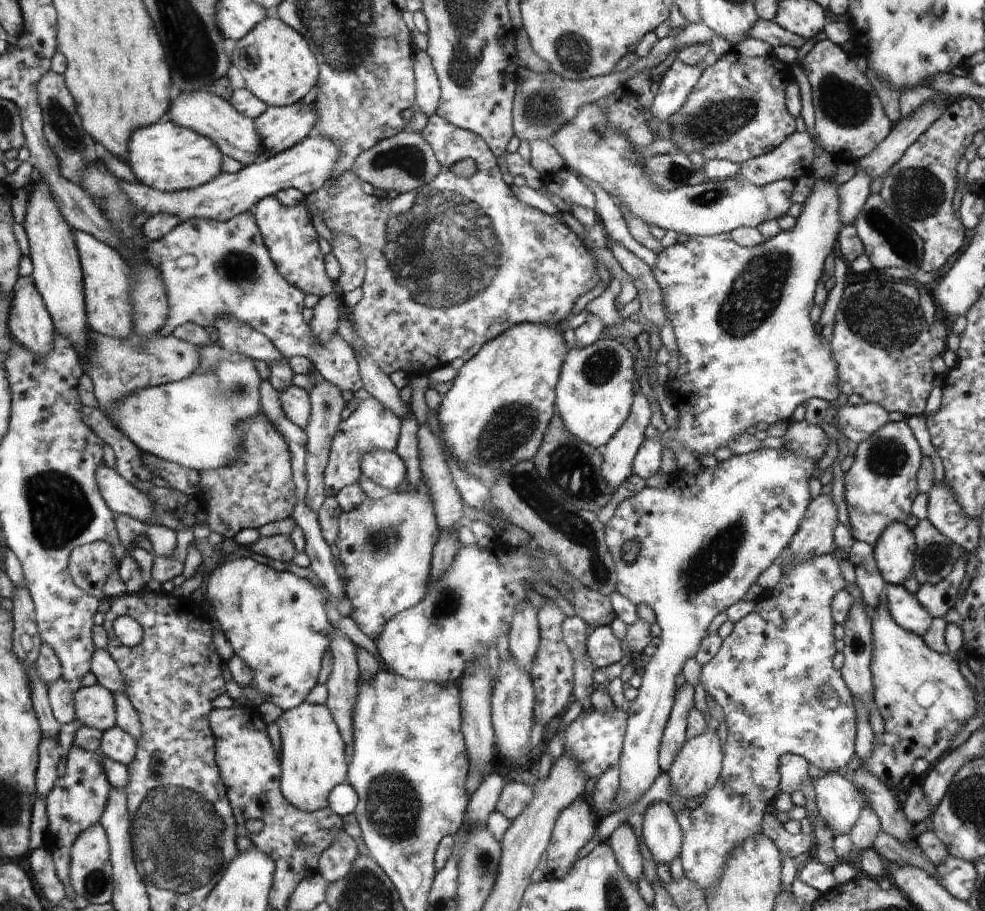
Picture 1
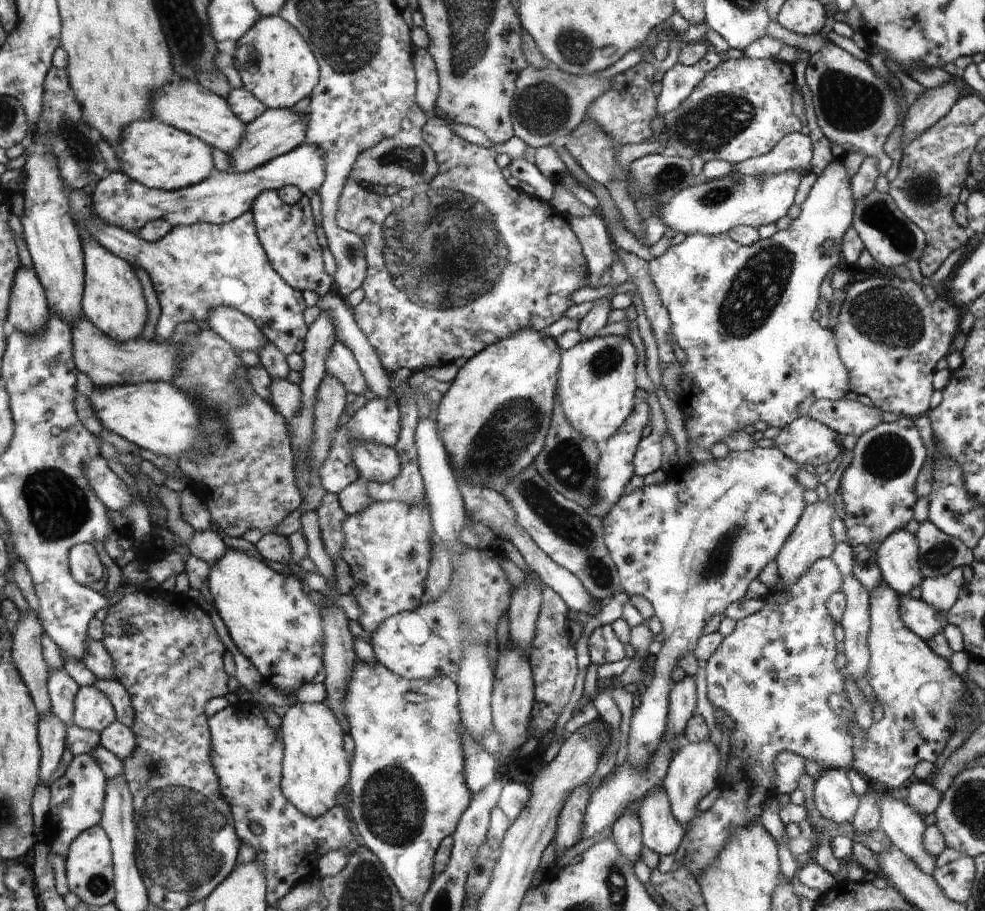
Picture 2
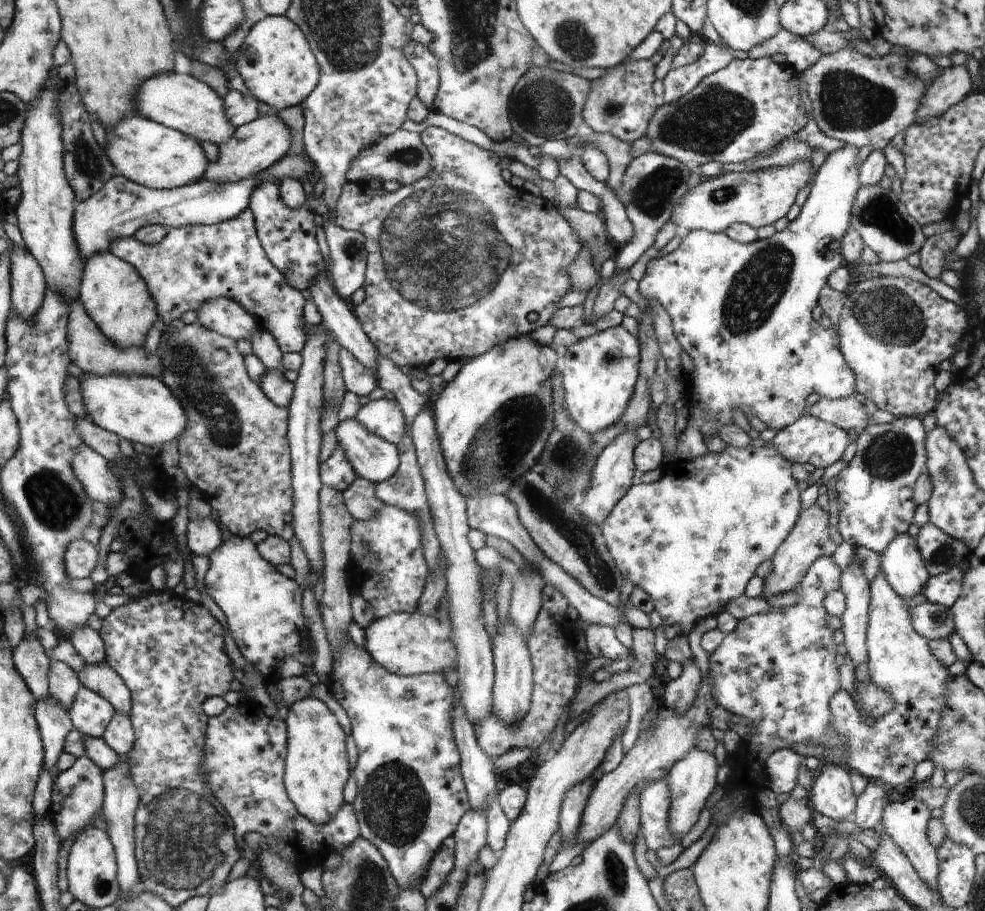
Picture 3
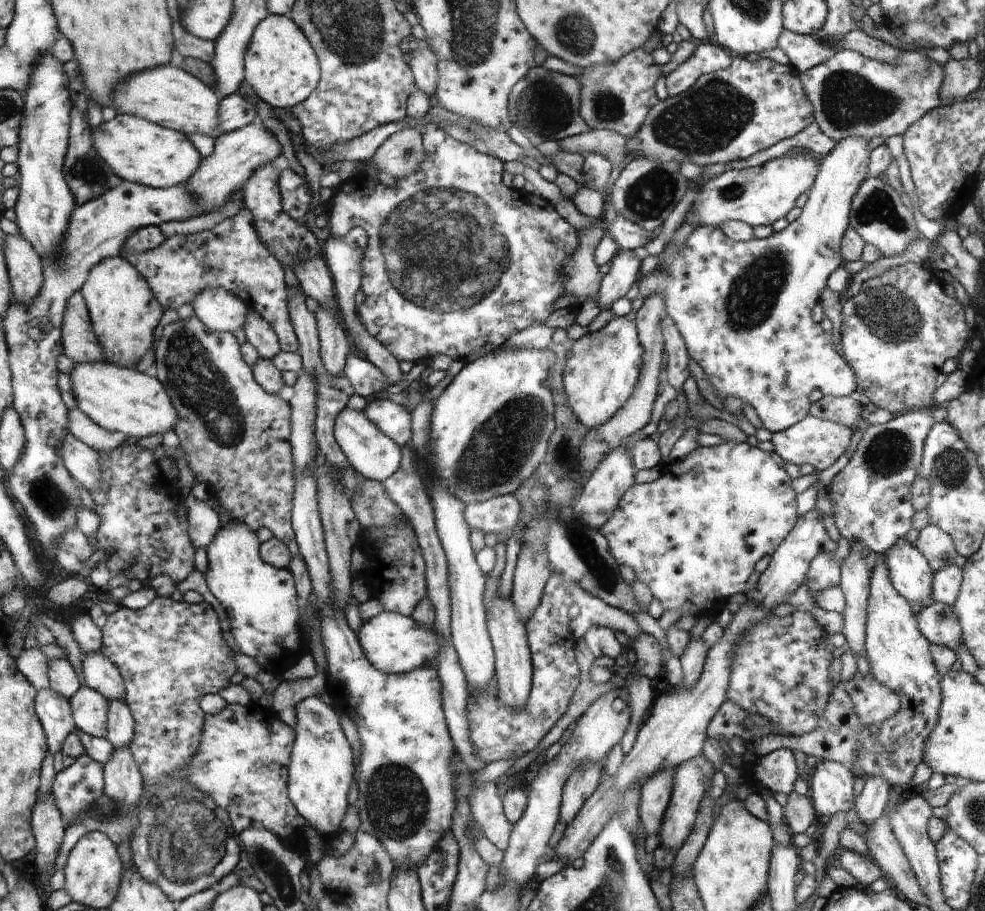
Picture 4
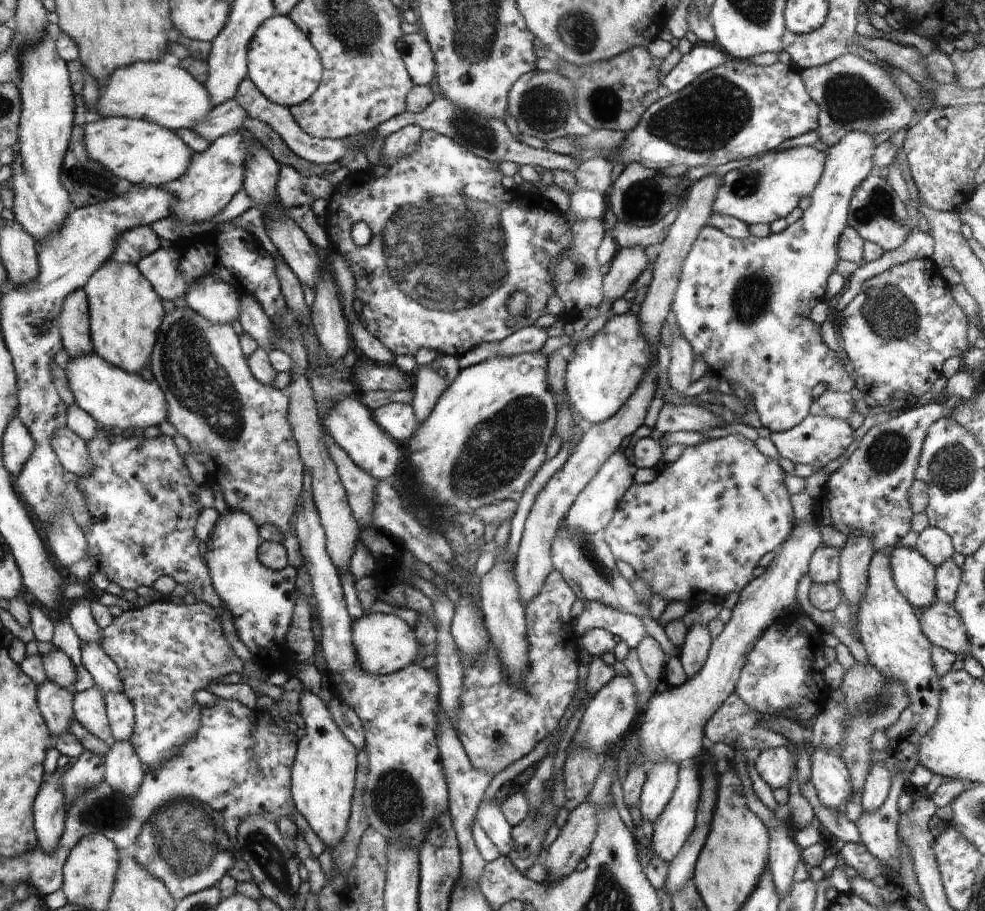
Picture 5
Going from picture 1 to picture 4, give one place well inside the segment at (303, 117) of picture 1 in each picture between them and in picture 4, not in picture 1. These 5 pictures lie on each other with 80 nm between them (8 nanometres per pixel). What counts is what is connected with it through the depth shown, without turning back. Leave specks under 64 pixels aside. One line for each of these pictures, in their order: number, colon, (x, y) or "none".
2: (275, 132)
3: (257, 145)
4: (237, 155)

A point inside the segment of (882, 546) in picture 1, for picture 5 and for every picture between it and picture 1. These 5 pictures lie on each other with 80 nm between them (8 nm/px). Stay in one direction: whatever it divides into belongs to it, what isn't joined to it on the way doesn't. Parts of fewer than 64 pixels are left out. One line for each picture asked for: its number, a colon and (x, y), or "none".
2: (898, 556)
3: (901, 562)
4: (908, 570)
5: (914, 577)

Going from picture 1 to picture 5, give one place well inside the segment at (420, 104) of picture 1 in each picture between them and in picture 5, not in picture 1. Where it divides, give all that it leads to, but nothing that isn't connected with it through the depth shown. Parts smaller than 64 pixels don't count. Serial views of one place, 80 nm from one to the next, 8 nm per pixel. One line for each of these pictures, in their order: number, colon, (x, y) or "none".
2: (428, 80)
3: (425, 62)
4: (423, 63)
5: (419, 58)

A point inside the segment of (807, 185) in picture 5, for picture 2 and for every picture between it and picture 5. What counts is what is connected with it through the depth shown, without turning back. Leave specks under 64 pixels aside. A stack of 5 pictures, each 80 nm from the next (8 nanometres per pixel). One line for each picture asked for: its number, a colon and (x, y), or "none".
2: (714, 207)
3: (759, 198)
4: (762, 195)

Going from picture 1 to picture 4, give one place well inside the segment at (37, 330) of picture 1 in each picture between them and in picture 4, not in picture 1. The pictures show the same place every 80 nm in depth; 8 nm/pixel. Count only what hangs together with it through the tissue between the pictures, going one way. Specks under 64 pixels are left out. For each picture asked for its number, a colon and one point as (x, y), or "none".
2: (29, 309)
3: (28, 288)
4: (26, 269)

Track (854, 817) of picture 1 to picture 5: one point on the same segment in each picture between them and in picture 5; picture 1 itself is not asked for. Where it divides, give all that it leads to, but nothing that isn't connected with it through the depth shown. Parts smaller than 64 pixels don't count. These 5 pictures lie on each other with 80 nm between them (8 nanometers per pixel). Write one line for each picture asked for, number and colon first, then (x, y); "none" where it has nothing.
2: (834, 798)
3: (831, 795)
4: (831, 783)
5: (832, 782)

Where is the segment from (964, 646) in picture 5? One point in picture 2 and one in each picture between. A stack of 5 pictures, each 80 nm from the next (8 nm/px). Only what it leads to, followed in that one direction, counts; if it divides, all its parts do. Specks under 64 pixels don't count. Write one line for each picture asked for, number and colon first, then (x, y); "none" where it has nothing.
2: (922, 619)
3: (932, 621)
4: (937, 623)

